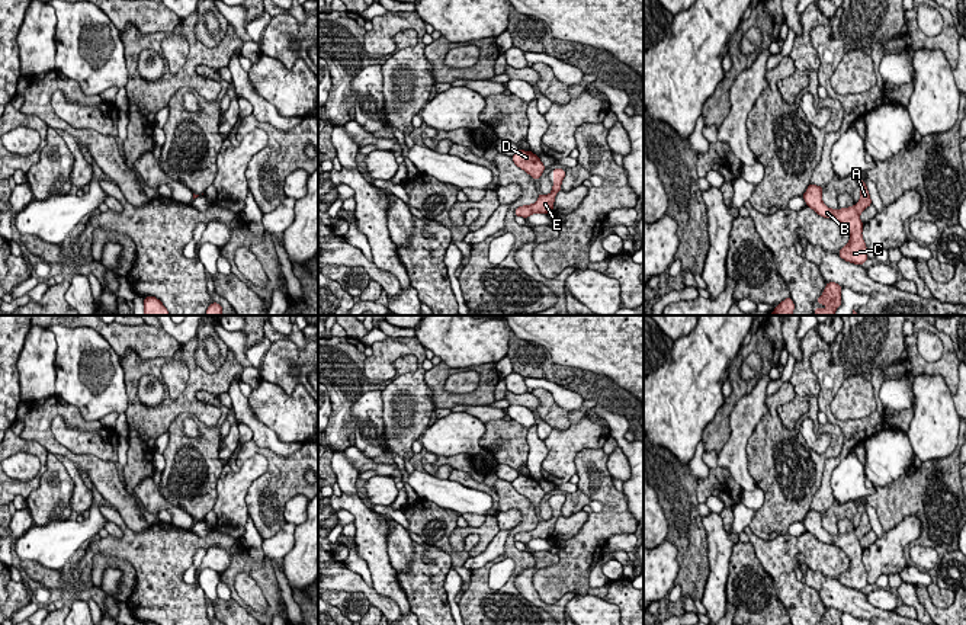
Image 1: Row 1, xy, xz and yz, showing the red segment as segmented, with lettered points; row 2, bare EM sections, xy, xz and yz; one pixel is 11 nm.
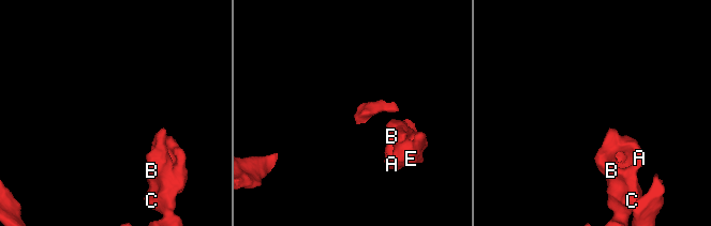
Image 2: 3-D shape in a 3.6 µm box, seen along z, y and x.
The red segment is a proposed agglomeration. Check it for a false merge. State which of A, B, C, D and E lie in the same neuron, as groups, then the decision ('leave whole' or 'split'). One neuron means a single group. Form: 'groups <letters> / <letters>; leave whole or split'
groups A B C D E; leave whole

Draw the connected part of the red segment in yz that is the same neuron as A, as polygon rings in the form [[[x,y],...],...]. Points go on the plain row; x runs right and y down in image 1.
[[[857,504],[857,510],[860,512],[860,525],[856,531],[850,533],[840,533],[840,535],[831,535],[828,533],[822,526],[822,516],[824,513],[816,510],[809,510],[806,517],[803,519],[803,525],[806,531],[813,535],[818,541],[824,544],[831,544],[838,547],[845,552],[845,555],[850,560],[848,570],[844,571],[838,580],[845,587],[854,589],[854,590],[863,590],[867,583],[867,573],[863,565],[861,557],[863,557],[863,548],[860,547],[860,539],[872,531],[872,525],[867,516],[867,512],[863,506]]]

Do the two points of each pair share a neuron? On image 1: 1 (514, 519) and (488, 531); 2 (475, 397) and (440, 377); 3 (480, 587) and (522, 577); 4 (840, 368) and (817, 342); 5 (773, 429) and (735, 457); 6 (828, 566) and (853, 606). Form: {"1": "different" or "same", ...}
{"1": "different", "2": "same", "3": "different", "4": "different", "5": "different", "6": "different"}

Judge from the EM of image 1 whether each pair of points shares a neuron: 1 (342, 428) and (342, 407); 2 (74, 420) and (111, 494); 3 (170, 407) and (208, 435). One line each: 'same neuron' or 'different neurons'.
1: same neuron
2: same neuron
3: different neurons

